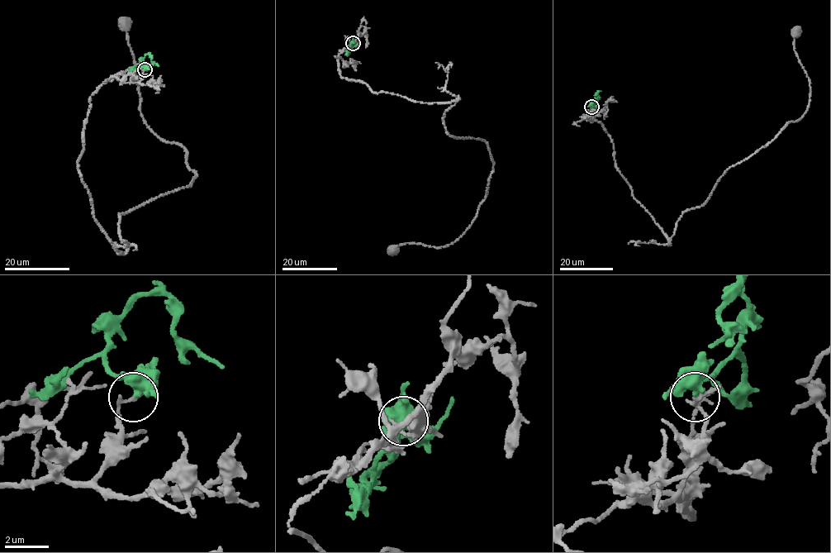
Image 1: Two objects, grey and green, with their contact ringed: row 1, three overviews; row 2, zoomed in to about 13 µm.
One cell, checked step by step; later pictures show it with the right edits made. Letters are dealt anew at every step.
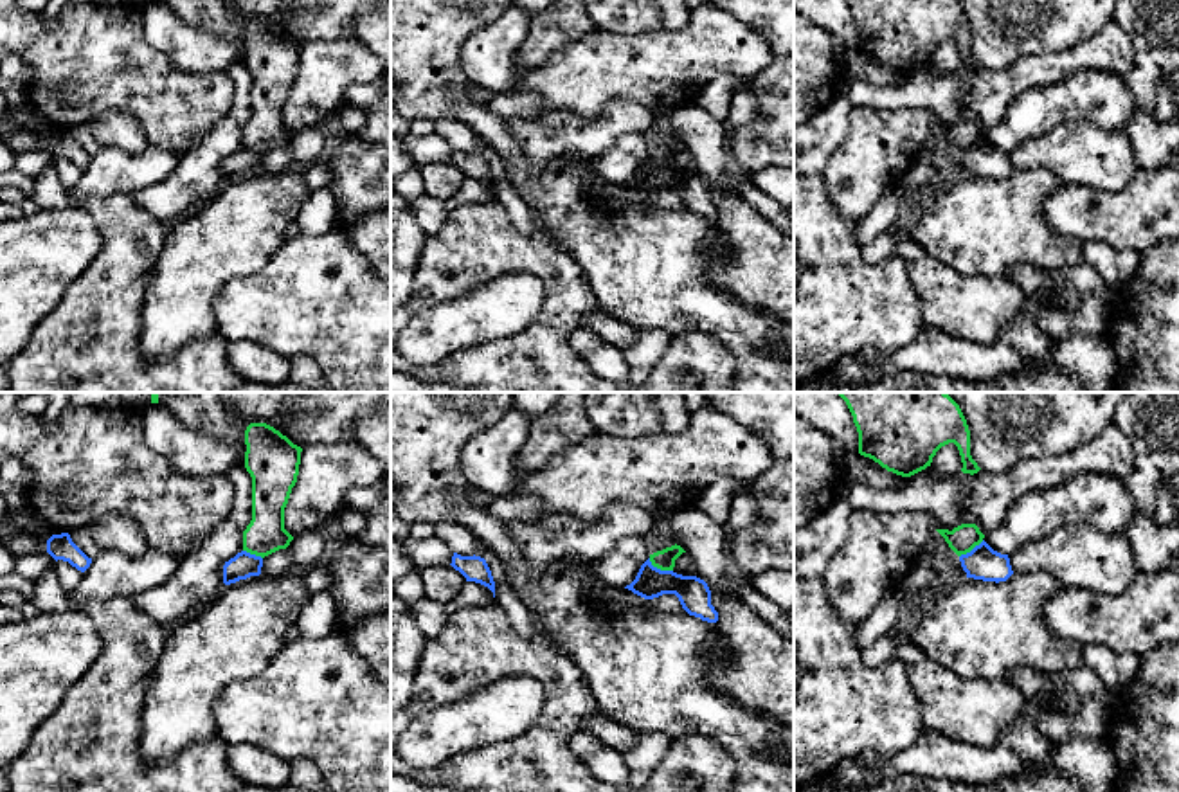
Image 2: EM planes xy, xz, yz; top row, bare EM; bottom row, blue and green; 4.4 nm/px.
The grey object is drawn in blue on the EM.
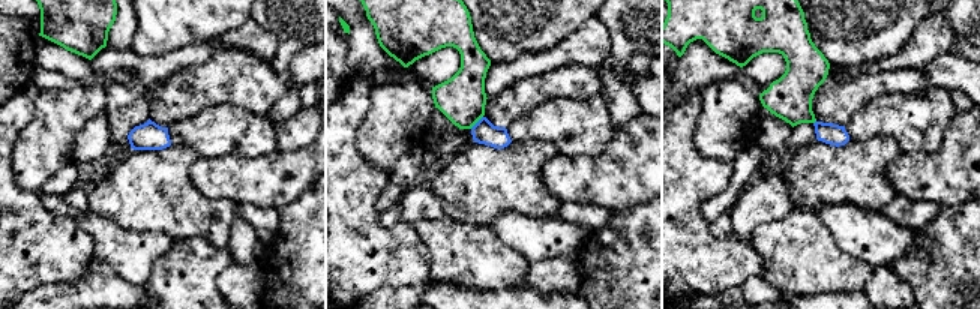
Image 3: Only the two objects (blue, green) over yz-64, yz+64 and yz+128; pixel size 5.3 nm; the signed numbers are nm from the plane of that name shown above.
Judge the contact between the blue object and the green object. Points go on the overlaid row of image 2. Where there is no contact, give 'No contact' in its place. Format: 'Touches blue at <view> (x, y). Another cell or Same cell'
Touches blue at xz (659, 569). Another cell

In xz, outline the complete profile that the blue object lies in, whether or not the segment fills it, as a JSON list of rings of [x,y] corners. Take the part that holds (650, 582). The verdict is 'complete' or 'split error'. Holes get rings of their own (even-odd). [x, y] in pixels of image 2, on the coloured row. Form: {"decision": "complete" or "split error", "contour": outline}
{"decision": "complete", "contour": [[[650,558],[641,565],[635,580],[625,589],[644,599],[675,594],[689,616],[707,623],[718,621],[718,612],[711,605],[711,590],[704,580],[682,576],[673,571],[661,571],[652,565]]]}

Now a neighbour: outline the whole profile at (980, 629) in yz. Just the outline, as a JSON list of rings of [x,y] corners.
[[[1048,572],[1012,574],[999,583],[965,578],[958,587],[945,589],[934,608],[920,617],[911,639],[929,661],[965,679],[1008,679],[1013,670],[1035,670],[1055,679],[1082,666],[1082,644],[1060,639],[1044,621],[1042,608],[1058,590],[1058,581]]]

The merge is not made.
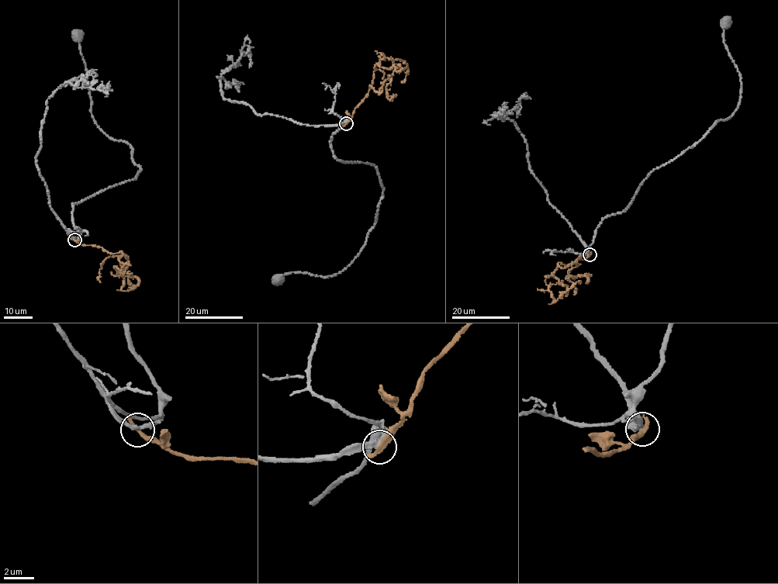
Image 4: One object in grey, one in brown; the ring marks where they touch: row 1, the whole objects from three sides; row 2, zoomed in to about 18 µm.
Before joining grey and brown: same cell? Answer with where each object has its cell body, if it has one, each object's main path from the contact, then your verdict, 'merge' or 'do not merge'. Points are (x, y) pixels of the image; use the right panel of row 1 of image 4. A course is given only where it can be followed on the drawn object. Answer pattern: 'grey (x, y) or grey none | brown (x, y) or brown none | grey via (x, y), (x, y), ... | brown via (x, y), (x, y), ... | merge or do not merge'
grey (726, 22) | brown none | grey via (589, 254), (601, 220), (627, 208), (654, 170), (736, 109), (741, 75), (724, 39), (724, 21) | brown via (589, 254), (586, 258), (579, 257), (568, 265), (558, 262), (545, 281), (553, 302), (579, 282) | do not merge

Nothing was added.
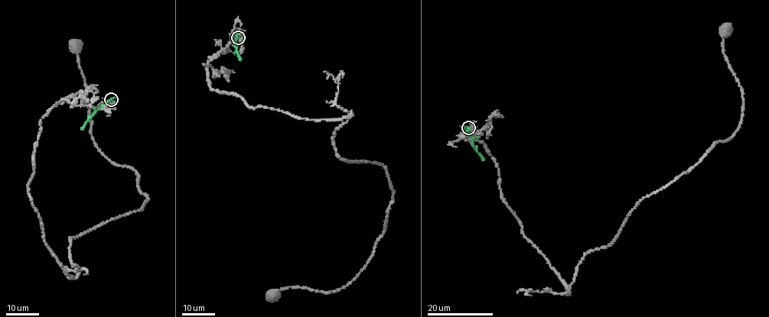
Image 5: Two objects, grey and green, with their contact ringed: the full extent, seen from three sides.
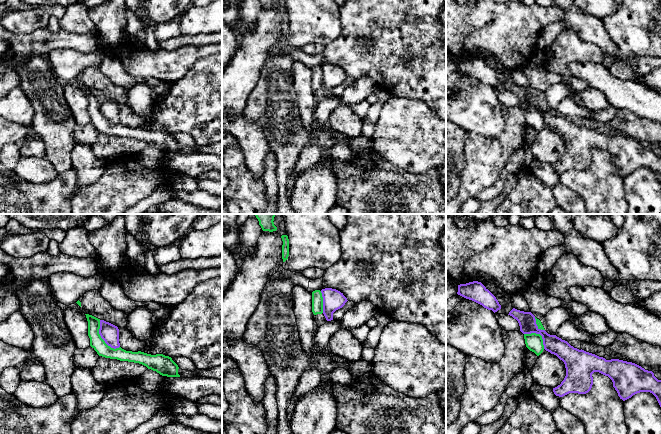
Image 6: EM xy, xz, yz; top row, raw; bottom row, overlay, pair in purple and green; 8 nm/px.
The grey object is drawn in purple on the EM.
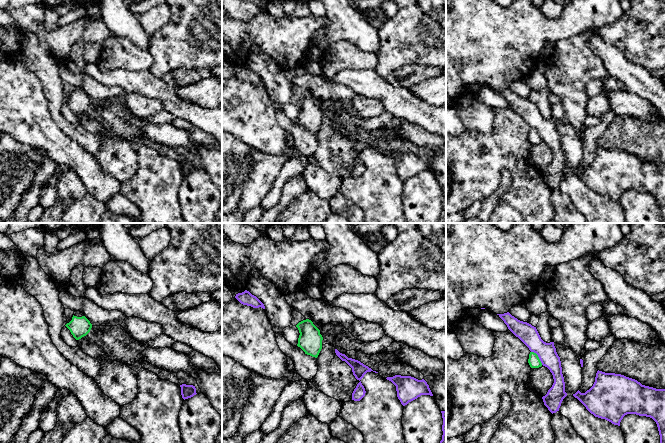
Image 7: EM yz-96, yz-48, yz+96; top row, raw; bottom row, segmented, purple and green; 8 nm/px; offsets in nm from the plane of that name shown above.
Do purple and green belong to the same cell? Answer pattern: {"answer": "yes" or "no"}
{"answer": "no"}

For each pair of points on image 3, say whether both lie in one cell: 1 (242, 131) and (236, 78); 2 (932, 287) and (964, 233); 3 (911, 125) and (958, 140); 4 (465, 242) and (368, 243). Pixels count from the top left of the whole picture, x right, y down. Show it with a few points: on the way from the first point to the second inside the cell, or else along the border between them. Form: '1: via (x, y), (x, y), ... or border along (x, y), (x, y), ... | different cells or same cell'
1: border along (204, 108), (236, 104), (266, 114) | different cells
2: via (946, 273), (964, 255), (964, 246) | same cell
3: border along (955, 116), (943, 144), (937, 150), (913, 152) | different cells
4: border along (414, 225), (429, 257), (431, 276) | different cells

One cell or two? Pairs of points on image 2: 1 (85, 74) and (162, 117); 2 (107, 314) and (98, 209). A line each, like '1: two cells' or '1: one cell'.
1: one cell
2: one cell

